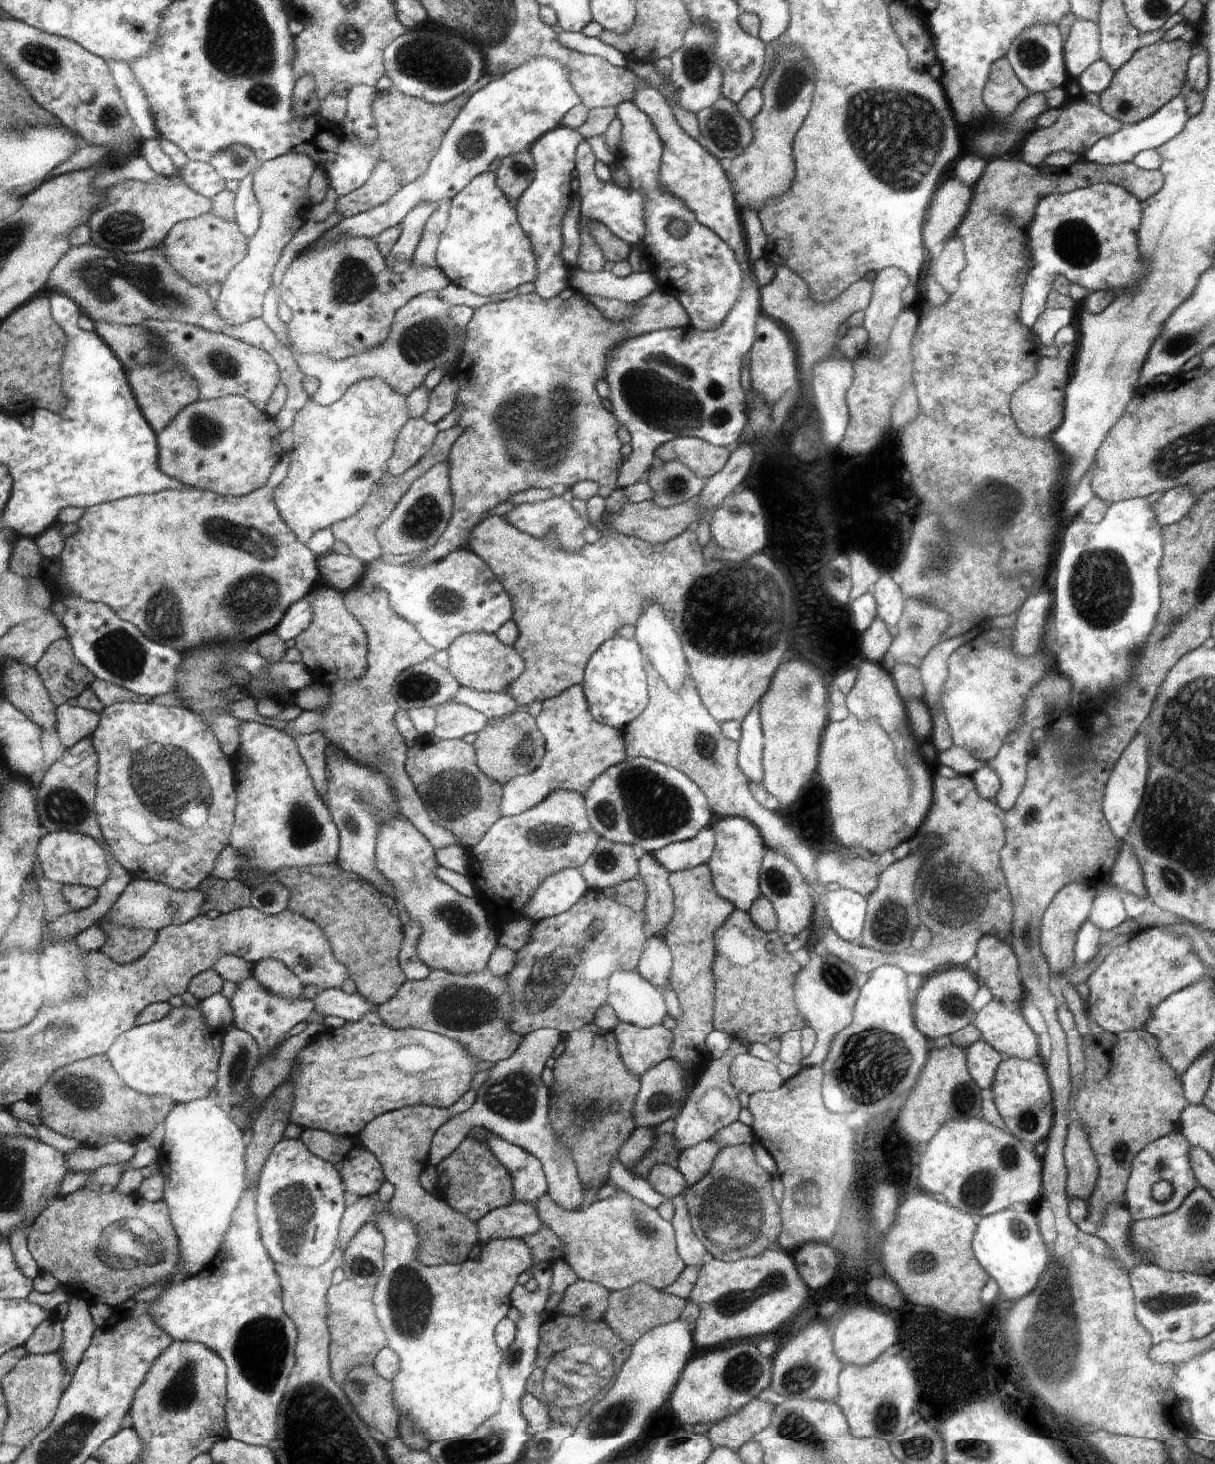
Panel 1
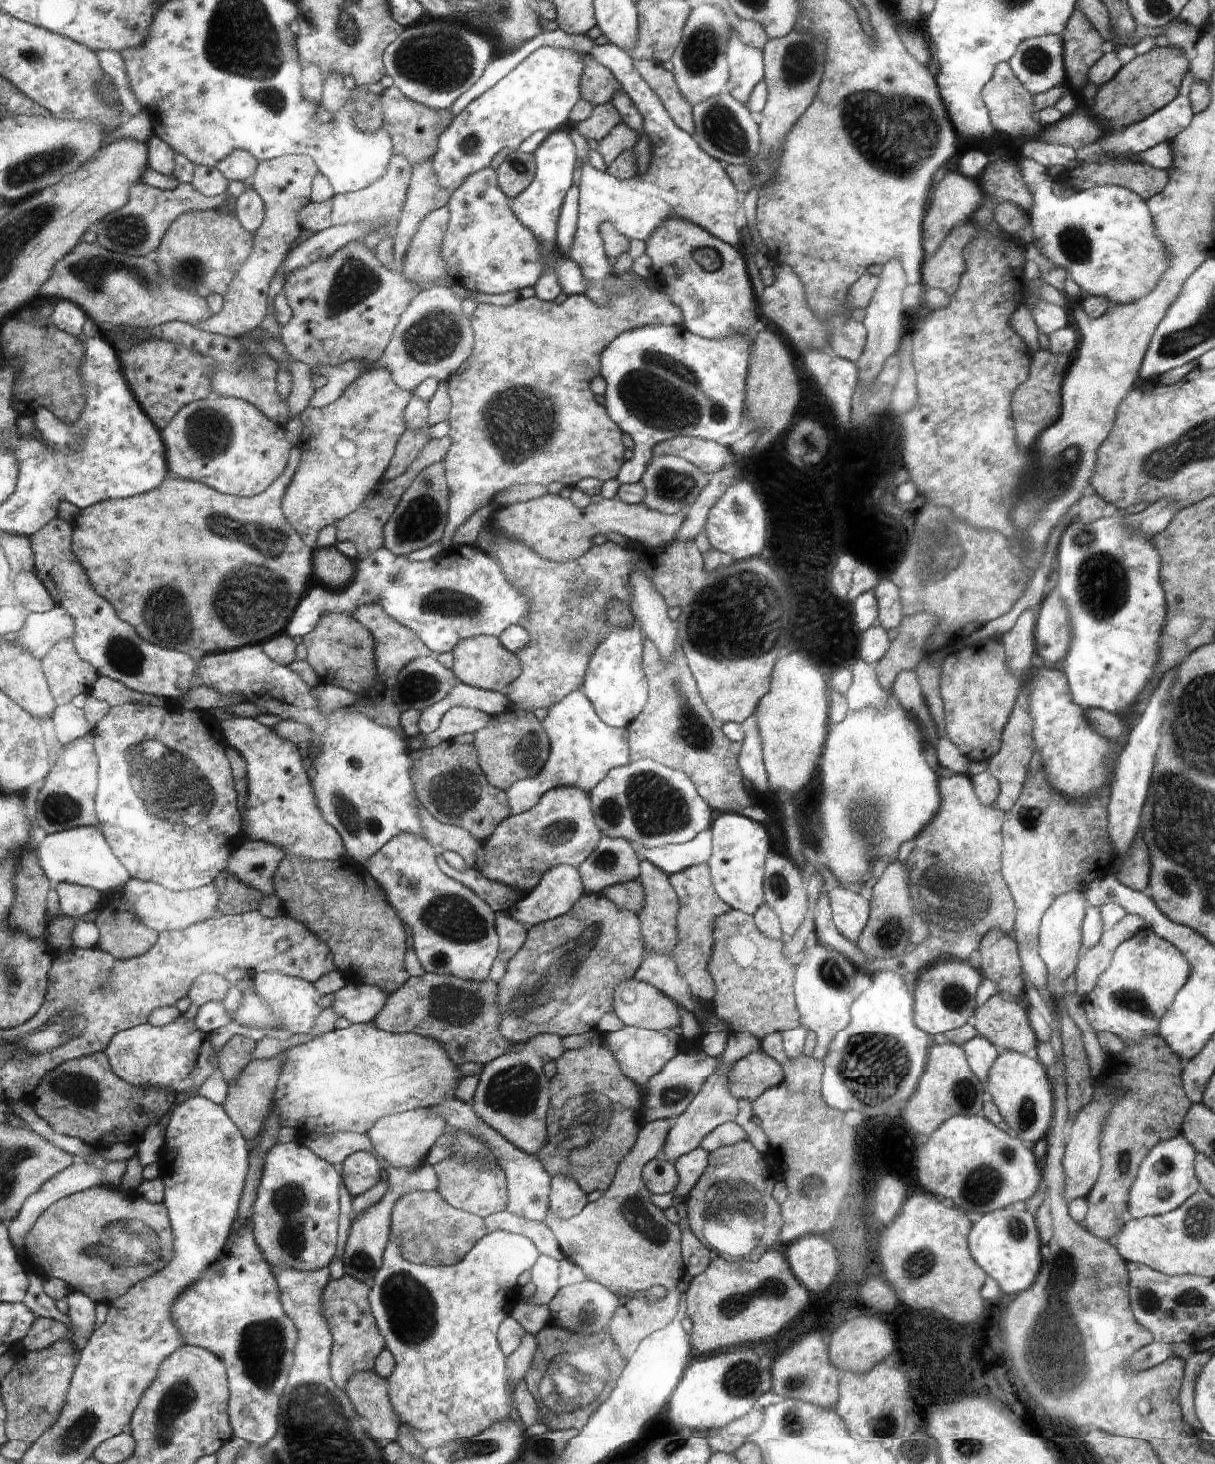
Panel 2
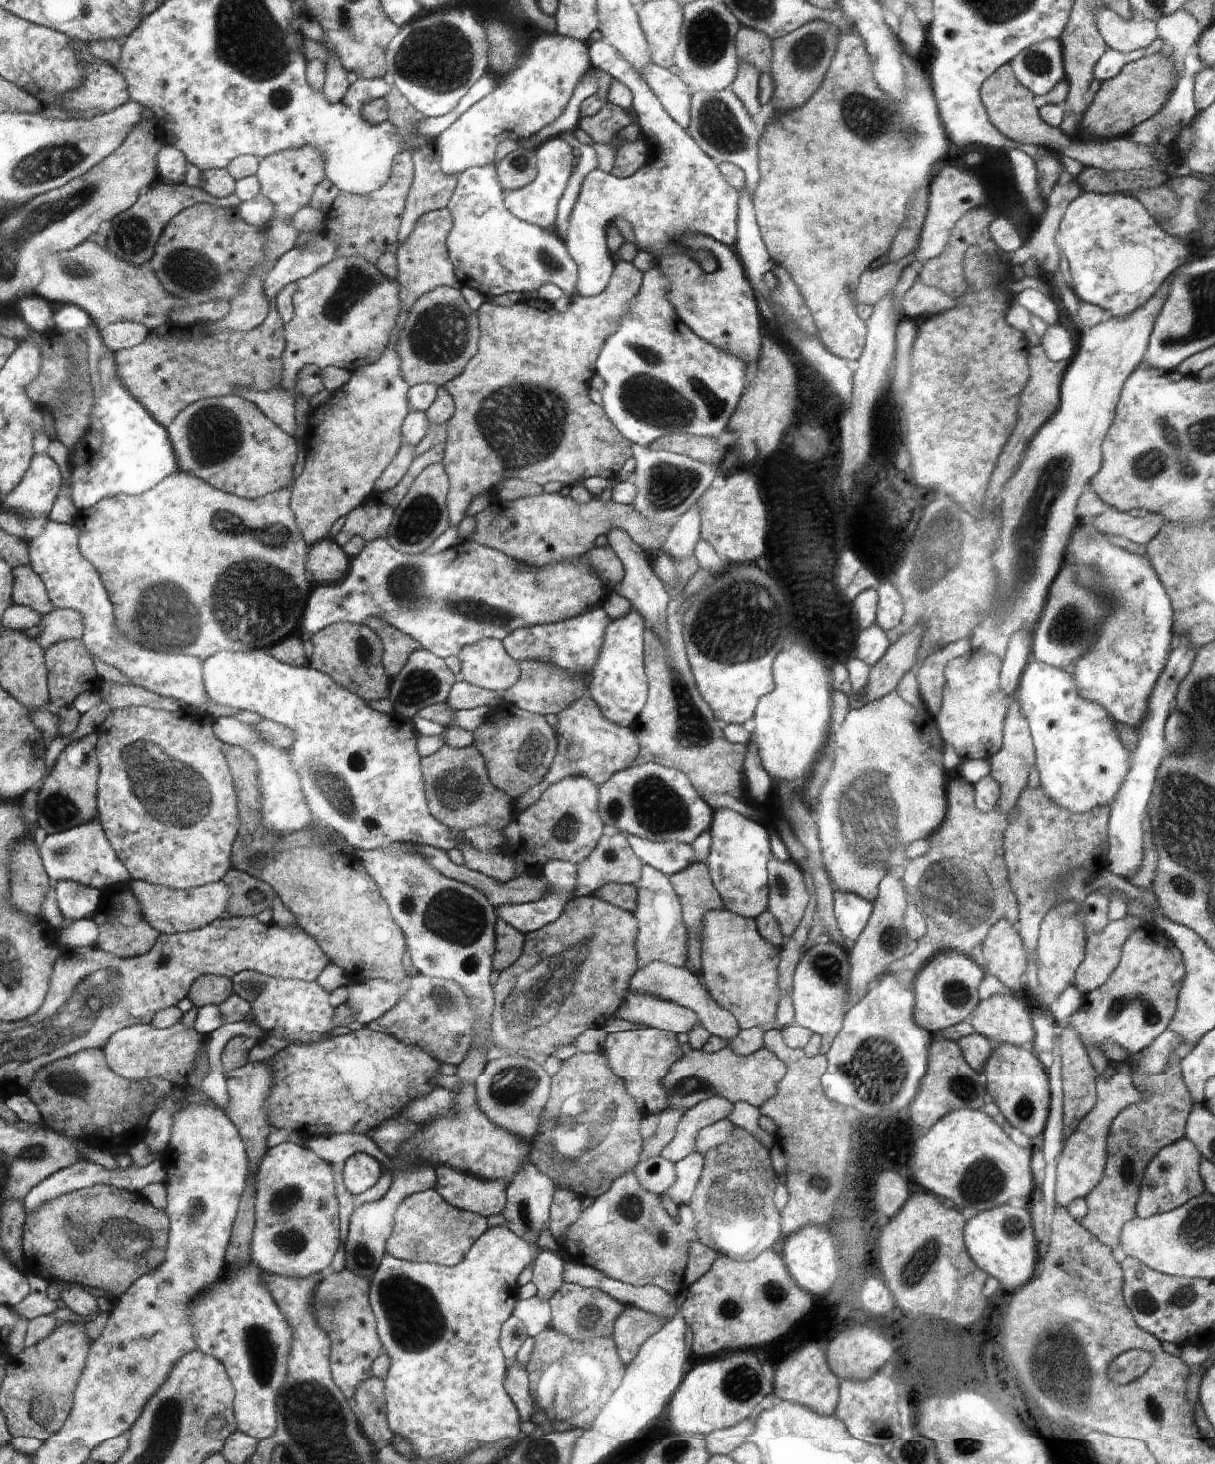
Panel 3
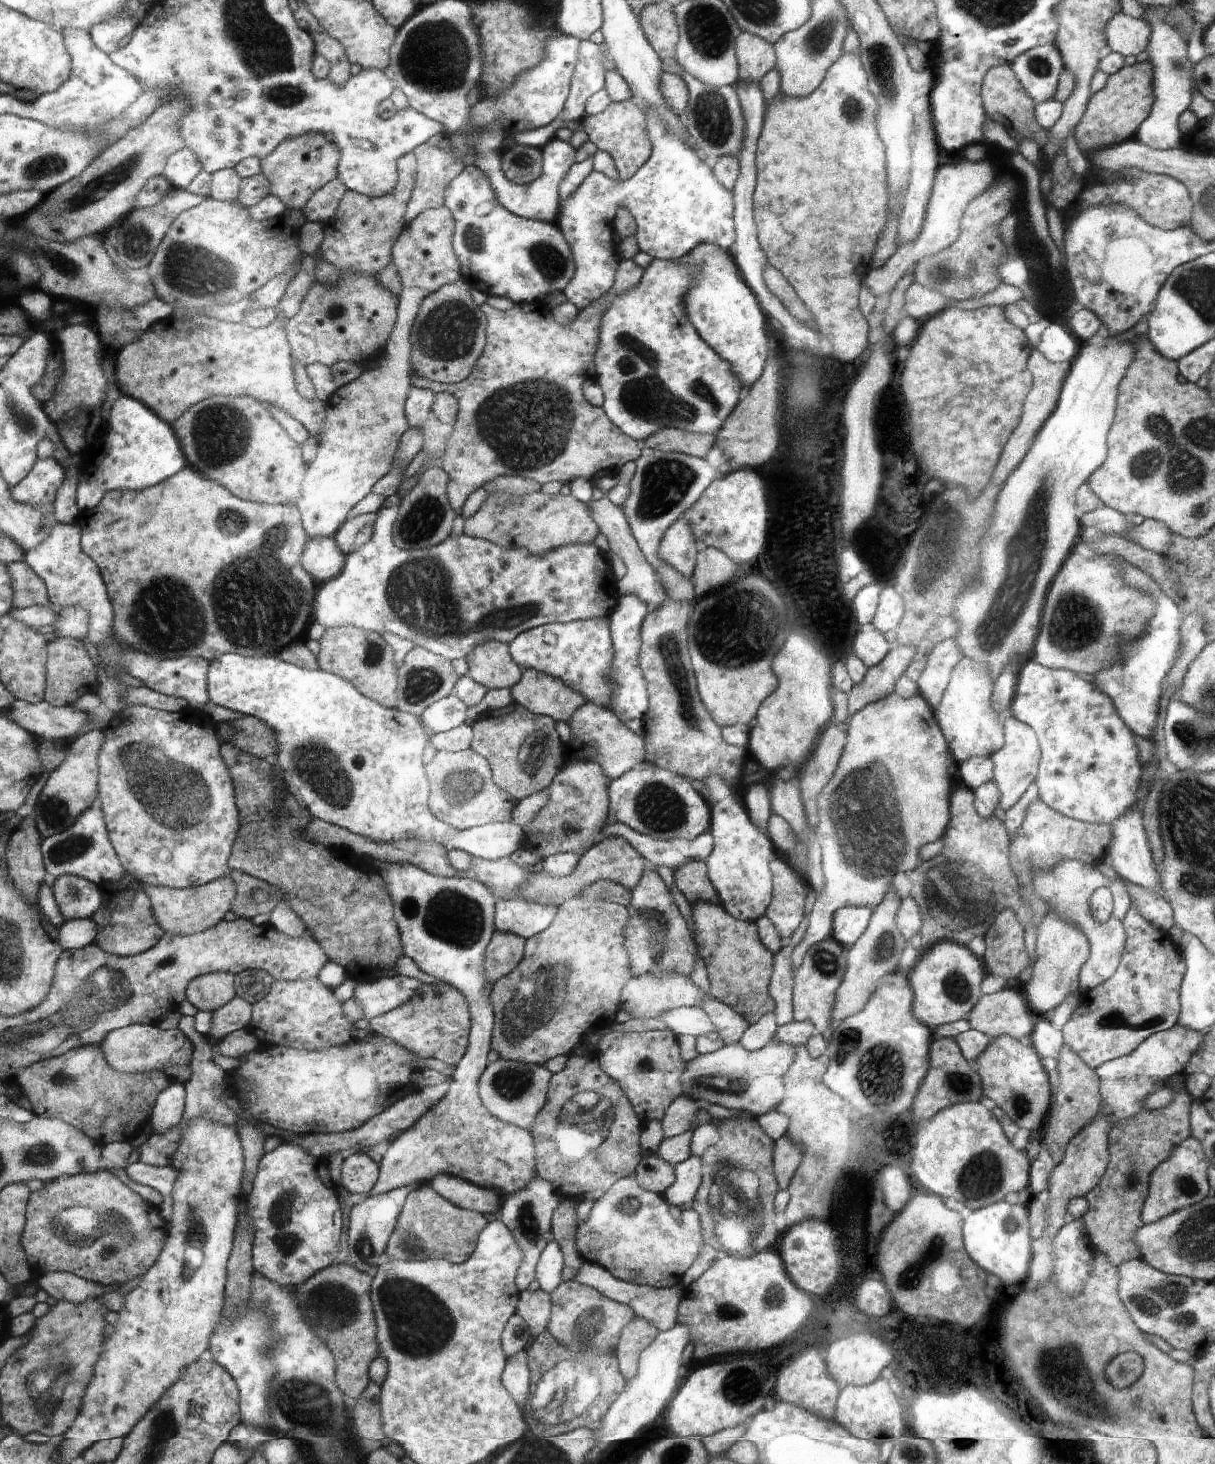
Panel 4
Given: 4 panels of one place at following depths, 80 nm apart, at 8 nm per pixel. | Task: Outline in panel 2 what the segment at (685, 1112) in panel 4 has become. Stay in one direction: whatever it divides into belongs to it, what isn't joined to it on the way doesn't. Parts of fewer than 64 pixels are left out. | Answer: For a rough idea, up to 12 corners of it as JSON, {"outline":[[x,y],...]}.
{"outline":[[673,1120],[647,1121],[600,1198],[543,1223],[594,1282],[681,1302],[683,1230],[645,1164]]}

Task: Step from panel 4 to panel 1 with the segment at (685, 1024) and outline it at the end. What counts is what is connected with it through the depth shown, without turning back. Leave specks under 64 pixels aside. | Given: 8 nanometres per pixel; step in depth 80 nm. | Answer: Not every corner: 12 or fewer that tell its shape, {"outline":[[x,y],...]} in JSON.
{"outline":[[614,971],[609,1000],[620,1022],[650,1028],[667,1008],[638,971]]}

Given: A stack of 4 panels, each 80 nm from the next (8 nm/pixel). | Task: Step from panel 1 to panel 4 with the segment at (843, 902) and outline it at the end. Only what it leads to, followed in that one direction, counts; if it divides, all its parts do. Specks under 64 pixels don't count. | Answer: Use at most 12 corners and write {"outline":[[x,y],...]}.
{"outline":[[868,907],[842,908],[834,937],[852,946],[864,934]]}

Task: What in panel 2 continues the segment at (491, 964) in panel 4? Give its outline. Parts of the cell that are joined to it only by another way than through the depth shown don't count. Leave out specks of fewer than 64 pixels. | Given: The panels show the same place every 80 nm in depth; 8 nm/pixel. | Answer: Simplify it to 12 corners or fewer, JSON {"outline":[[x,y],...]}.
{"outline":[[498,911],[500,960],[508,962],[524,946],[528,930]]}

